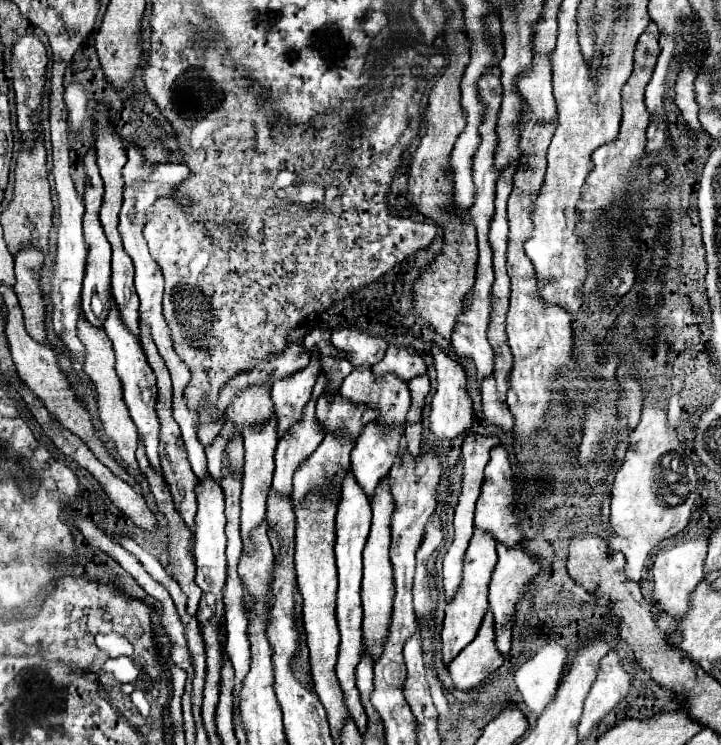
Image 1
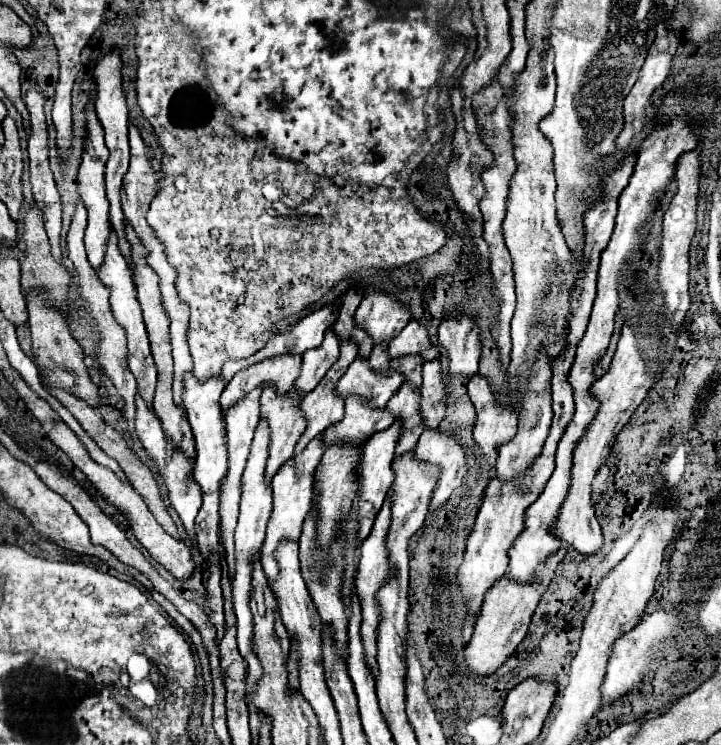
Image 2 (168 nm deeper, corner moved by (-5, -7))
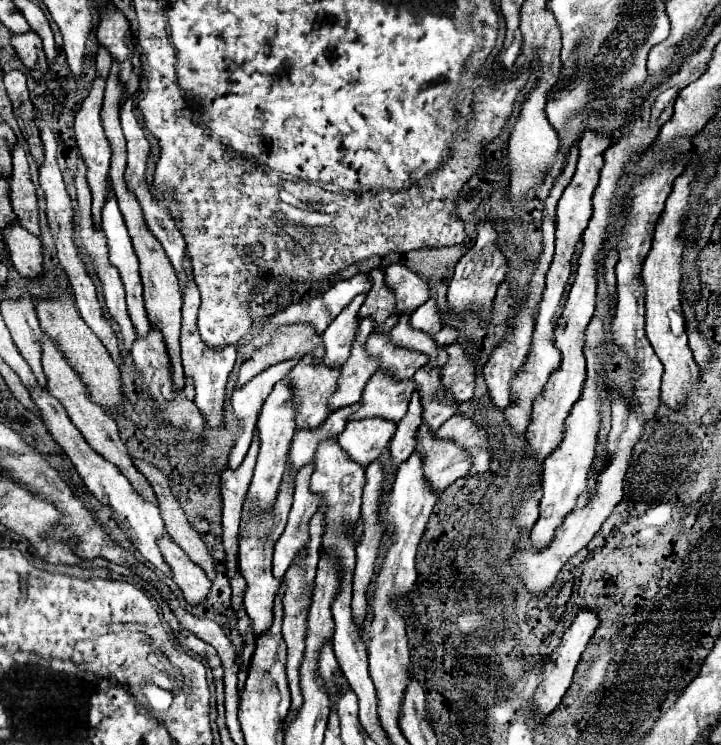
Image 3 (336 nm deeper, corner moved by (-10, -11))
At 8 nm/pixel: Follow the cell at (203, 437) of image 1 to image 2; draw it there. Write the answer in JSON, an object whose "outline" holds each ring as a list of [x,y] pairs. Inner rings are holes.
{"outline":[[[330,306],[312,312],[310,316],[306,316],[304,320],[300,320],[296,326],[288,328],[284,334],[278,334],[270,340],[270,344],[266,344],[266,348],[262,348],[262,352],[256,352],[254,356],[246,358],[246,360],[230,360],[224,364],[222,368],[222,380],[224,384],[228,384],[236,372],[246,370],[258,362],[264,360],[272,360],[284,354],[292,354],[292,356],[302,356],[306,350],[318,348],[318,344],[322,344],[324,332],[326,328],[330,328],[330,316],[334,316],[330,312]]]}

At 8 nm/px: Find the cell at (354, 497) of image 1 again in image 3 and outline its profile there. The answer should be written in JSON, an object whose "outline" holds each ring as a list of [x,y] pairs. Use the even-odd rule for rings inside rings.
{"outline":[[[413,392],[411,402],[409,402],[409,410],[407,410],[405,418],[397,424],[397,432],[389,444],[393,466],[399,466],[403,460],[407,460],[413,454],[417,430],[421,424],[421,412],[423,412],[423,408],[421,408],[421,400],[419,400],[419,392]]]}

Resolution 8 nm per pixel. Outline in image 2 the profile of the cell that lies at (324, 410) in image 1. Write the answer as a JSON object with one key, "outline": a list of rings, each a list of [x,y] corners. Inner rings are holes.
{"outline":[[[354,360],[346,374],[336,386],[336,396],[346,400],[348,396],[358,396],[370,408],[386,408],[388,400],[402,386],[402,376],[374,376],[366,368],[366,360]]]}

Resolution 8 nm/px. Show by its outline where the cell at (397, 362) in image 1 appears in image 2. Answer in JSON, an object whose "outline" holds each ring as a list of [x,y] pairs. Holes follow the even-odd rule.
{"outline":[[[412,320],[394,340],[390,340],[388,354],[392,360],[402,358],[402,356],[410,356],[410,354],[420,354],[424,362],[430,362],[430,360],[438,358],[438,348],[434,348],[430,344],[426,328]]]}

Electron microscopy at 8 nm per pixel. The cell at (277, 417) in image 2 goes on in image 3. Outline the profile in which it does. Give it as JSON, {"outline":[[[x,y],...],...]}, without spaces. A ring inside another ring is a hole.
{"outline":[[[305,356],[287,374],[295,390],[293,402],[297,410],[297,430],[317,428],[329,416],[327,400],[335,392],[339,370],[339,366],[329,368],[323,362],[315,362],[313,356]]]}

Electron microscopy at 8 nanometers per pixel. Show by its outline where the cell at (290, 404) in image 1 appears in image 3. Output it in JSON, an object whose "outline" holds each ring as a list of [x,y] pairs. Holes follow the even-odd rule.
{"outline":[[[367,294],[355,296],[353,302],[323,332],[327,366],[333,368],[333,366],[341,366],[343,362],[347,362],[351,344],[355,340],[355,332],[359,328],[359,308],[363,306],[365,298]]]}

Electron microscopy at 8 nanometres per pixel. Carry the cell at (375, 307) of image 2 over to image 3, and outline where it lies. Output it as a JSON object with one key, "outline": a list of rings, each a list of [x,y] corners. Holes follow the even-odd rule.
{"outline":[[[403,262],[387,268],[385,282],[397,296],[397,314],[413,312],[415,308],[419,308],[419,304],[425,304],[431,296],[427,280],[421,278],[411,268],[407,268]]]}

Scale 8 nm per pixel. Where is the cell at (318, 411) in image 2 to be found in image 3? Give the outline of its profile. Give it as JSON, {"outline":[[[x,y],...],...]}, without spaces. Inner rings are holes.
{"outline":[[[363,318],[359,324],[359,332],[355,336],[355,342],[351,346],[351,356],[349,360],[341,366],[341,376],[339,376],[339,388],[337,392],[329,398],[329,410],[337,410],[343,406],[351,406],[361,400],[363,388],[367,380],[373,376],[373,372],[379,368],[379,362],[371,358],[365,350],[367,336],[373,332],[375,322],[371,318]]]}

